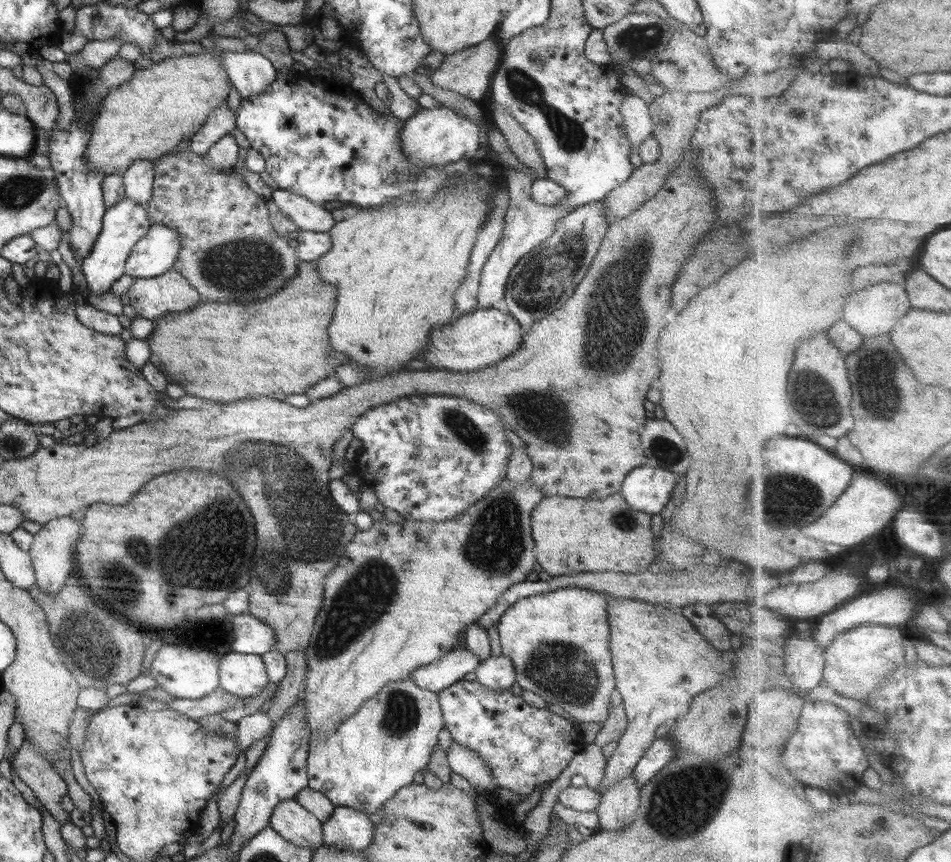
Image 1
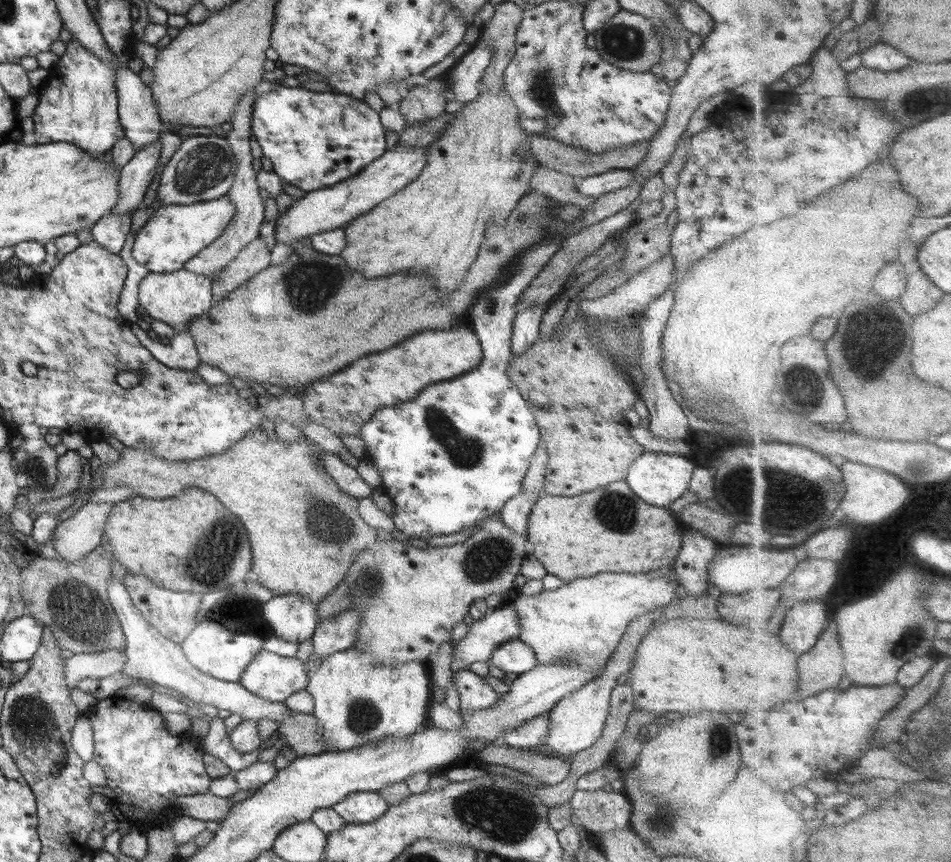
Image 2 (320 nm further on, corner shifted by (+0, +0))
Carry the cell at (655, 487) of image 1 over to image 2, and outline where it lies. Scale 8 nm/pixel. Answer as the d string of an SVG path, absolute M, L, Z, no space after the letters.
M646 451L631 466L625 481L636 497L650 506L667 509L689 490L689 482L695 470L695 463L688 456L678 454L656 454Z

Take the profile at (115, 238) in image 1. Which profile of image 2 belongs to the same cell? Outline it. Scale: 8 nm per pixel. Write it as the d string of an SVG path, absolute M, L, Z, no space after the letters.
M158 137L153 143L137 150L137 153L120 171L118 204L112 213L125 215L134 214L138 205L143 201L148 186L152 183L158 168L162 143Z

